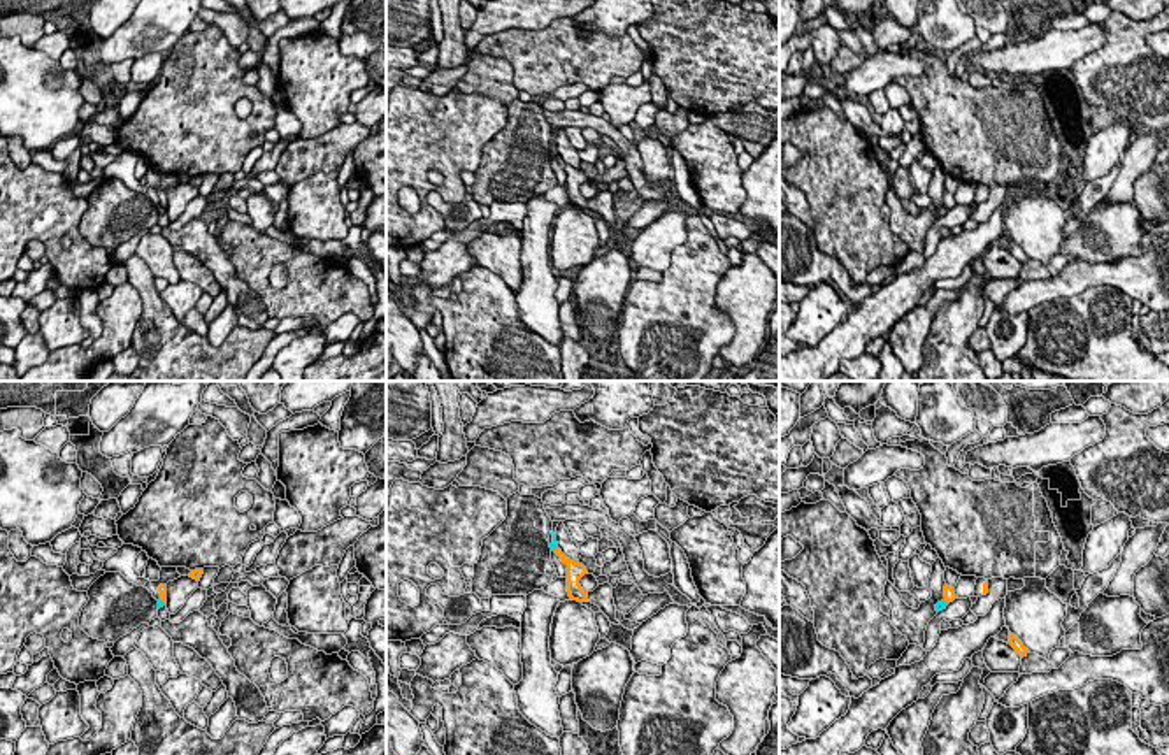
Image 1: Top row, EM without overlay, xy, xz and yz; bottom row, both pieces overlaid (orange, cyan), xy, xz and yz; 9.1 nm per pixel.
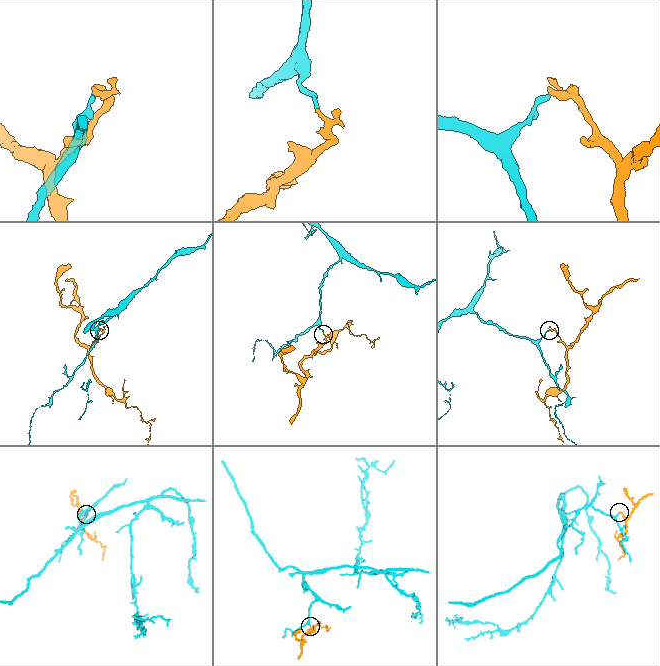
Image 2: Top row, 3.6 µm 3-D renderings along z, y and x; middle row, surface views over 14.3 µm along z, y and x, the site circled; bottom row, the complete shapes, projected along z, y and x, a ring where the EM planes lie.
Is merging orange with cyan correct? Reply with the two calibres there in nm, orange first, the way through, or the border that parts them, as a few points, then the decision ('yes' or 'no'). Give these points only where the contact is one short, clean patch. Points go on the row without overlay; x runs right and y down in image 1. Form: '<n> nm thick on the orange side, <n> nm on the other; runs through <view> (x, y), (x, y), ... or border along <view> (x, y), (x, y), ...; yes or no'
90 nm thick on the orange side, 60 nm on the other; border along xy (160, 204), (165, 209); no

